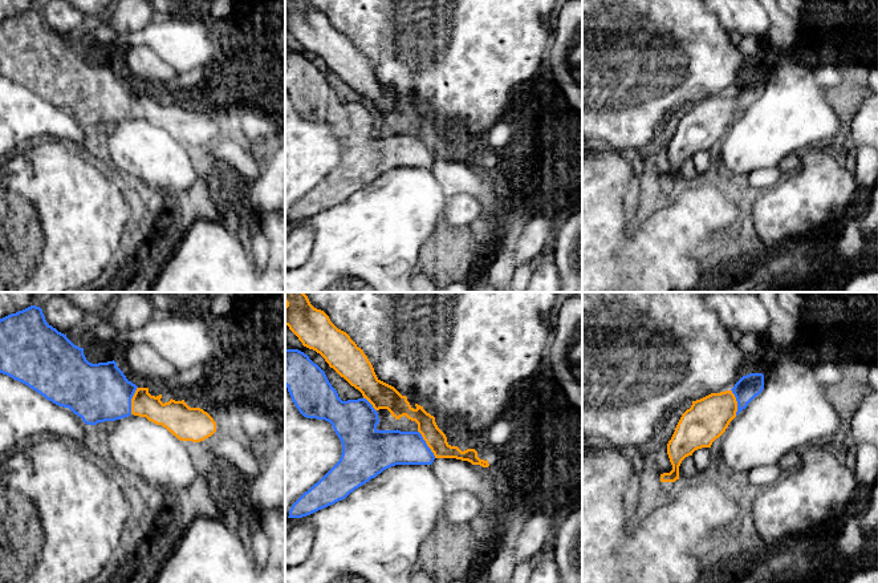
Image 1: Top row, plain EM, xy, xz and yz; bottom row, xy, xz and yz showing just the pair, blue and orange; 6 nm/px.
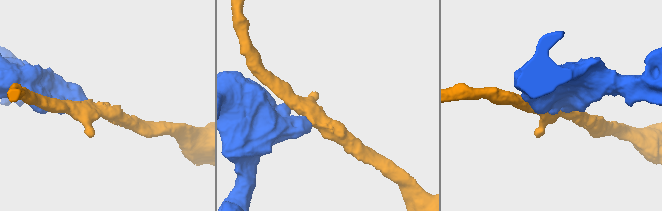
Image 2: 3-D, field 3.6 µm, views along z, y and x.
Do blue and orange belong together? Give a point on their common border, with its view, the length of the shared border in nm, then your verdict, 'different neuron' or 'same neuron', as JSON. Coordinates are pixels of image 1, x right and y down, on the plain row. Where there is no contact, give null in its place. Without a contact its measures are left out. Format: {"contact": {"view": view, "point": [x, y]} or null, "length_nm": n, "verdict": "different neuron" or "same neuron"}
{"contact": {"view": "xy", "point": [130, 102]}, "length_nm": 170, "verdict": "different neuron"}

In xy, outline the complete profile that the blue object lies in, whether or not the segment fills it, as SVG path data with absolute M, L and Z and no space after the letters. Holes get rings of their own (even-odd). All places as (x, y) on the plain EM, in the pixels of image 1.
M36 8L0 21L0 76L28 88L56 108L69 110L88 127L129 120L131 101L138 90L126 81L114 62L98 66L89 65L84 50L74 48L66 37L49 28L42 12Z

